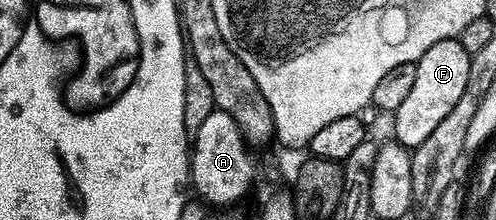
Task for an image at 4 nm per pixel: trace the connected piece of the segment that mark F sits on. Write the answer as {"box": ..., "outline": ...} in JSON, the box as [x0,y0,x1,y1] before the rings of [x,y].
{"box":[392,38,471,148],"outline":[[[460,38],[435,41],[427,53],[417,60],[415,82],[411,94],[403,100],[403,105],[392,112],[393,131],[396,142],[402,147],[414,148],[423,145],[431,132],[438,127],[439,121],[451,113],[451,109],[463,97],[463,89],[467,89],[467,69],[471,69],[470,53],[464,48]]]}

